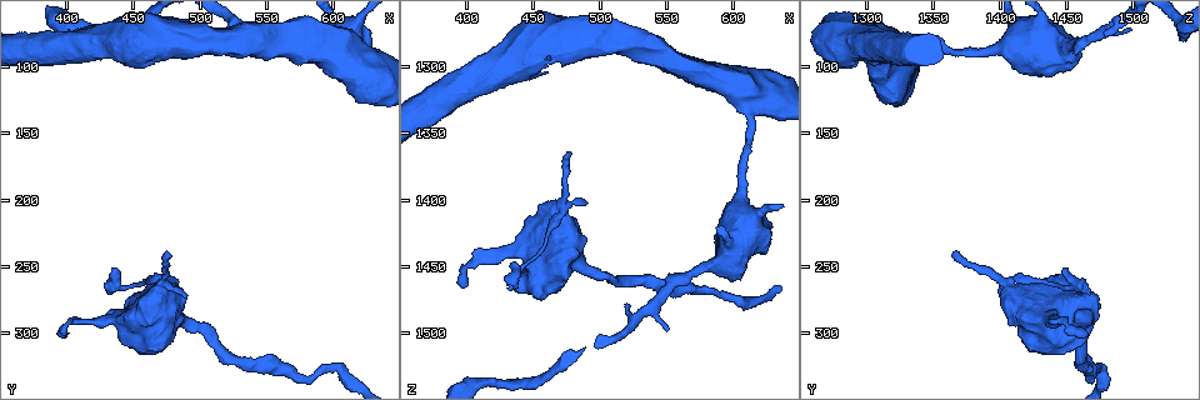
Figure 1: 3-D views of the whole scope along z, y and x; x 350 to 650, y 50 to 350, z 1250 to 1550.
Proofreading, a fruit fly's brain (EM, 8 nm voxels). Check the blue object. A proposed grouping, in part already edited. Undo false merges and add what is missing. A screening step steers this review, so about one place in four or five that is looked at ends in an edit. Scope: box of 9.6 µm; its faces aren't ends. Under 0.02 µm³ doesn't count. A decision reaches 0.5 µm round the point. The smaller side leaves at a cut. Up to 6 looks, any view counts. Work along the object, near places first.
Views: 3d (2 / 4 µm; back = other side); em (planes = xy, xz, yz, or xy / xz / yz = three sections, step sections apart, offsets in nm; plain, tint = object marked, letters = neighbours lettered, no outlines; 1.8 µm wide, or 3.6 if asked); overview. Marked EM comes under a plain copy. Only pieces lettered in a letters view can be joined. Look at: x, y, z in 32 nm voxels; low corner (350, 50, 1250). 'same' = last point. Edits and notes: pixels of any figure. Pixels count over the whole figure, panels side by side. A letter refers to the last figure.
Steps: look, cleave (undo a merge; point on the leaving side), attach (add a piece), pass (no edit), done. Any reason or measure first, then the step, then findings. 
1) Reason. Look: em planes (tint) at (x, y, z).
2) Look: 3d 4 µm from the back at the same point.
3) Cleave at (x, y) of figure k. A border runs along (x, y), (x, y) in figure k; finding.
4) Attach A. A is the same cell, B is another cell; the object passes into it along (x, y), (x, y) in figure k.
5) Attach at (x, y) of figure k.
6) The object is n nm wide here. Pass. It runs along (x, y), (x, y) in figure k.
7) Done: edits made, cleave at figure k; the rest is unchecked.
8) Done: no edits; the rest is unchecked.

Branch stops here. Look: em planes (tint) at (402, 298, 1464).

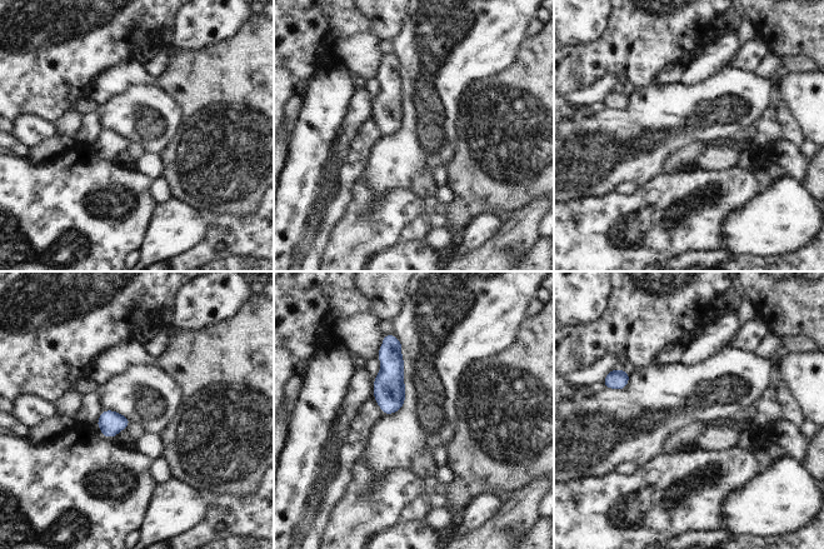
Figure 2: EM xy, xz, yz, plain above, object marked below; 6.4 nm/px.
Look: em planes (letters) at the same point.

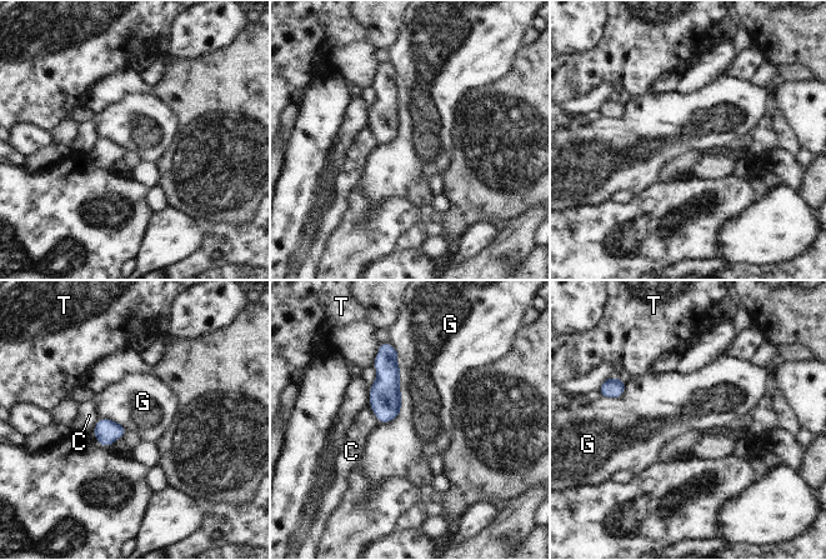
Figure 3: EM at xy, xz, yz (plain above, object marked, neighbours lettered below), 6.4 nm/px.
The object is 150 nm wide here. Pass. C, G and T are other cells; a border runs along (389, 344), (400, 413), (380, 424) in figure 3; none of them fits.

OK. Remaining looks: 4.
Thick turns thin. Look: 3d 4 µm from the back at (474, 260, 1402).

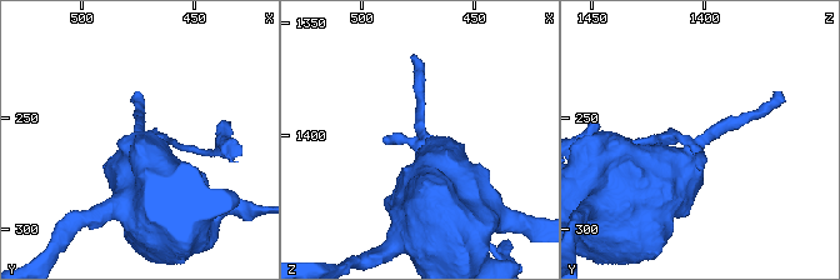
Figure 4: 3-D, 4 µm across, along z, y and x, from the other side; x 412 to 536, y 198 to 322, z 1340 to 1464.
Look: em planes (letters) at (473, 261, 1401).

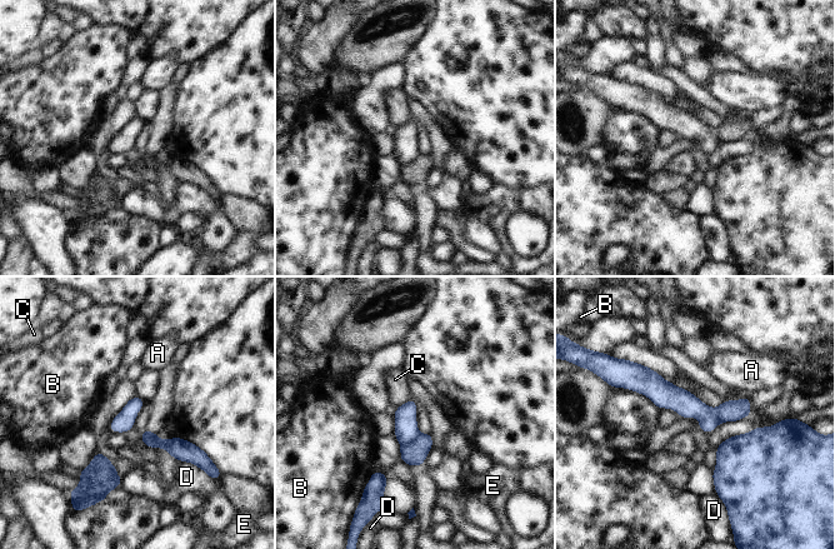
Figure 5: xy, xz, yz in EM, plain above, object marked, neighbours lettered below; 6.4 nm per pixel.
The longest contact is with D, 200 nm. Cleave at (414, 453) of figure 5. A, B, C, D and E are other cells; the part that leaves runs along (144, 434), (158, 443), (200, 453) in figure 5; a second neuron is stuck on.

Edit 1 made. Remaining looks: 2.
Look: 3d 4 µm at (522, 74, 1476).

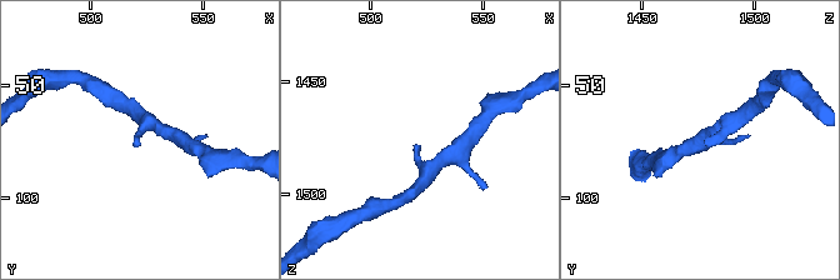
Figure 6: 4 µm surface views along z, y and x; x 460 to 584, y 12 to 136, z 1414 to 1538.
Now the EM. Look: em 3.6 µm planes (letters) at (520, 75, 1476).

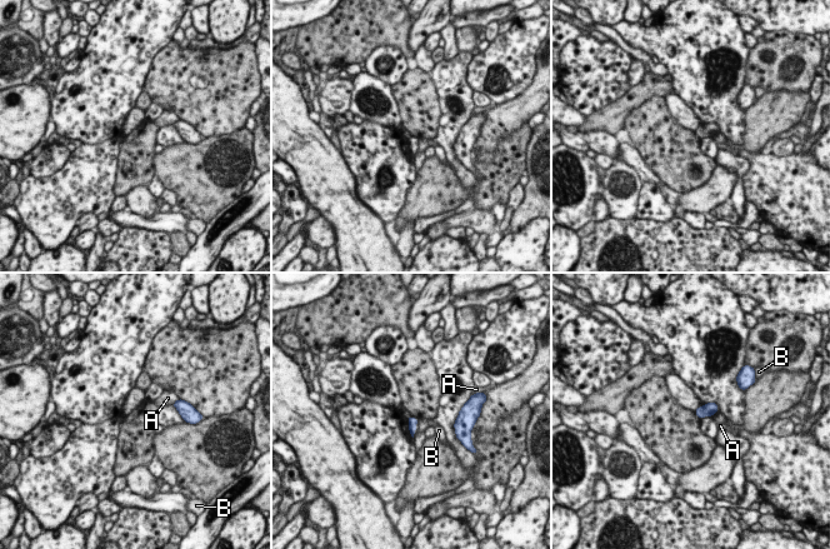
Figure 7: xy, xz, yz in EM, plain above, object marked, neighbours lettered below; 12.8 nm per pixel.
The object is 120 nm wide here. Pass. A and B are other cells; a border runs along (416, 427), (414, 433) in figure 7; no lettered piece goes on from it.

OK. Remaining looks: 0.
Done: edits made, cleave at figure 5; the rest is unchecked.

